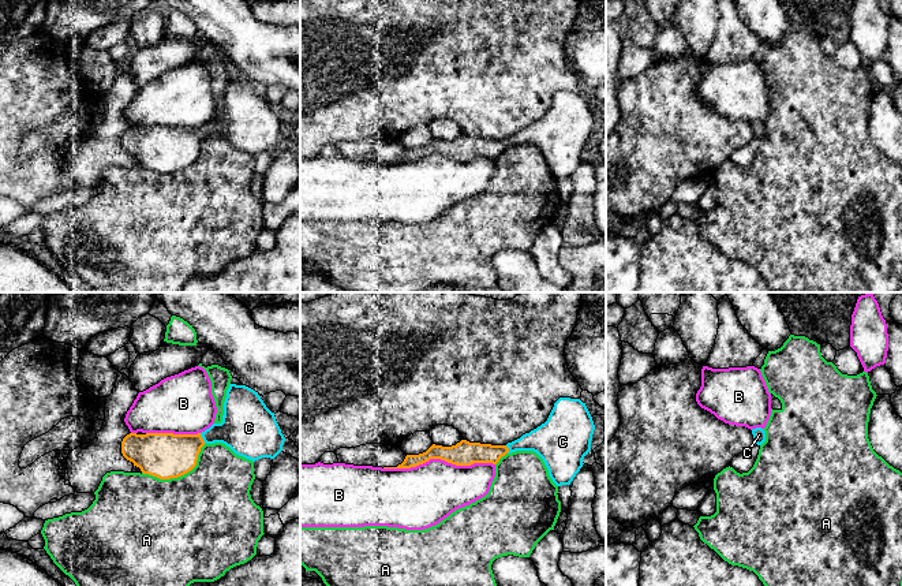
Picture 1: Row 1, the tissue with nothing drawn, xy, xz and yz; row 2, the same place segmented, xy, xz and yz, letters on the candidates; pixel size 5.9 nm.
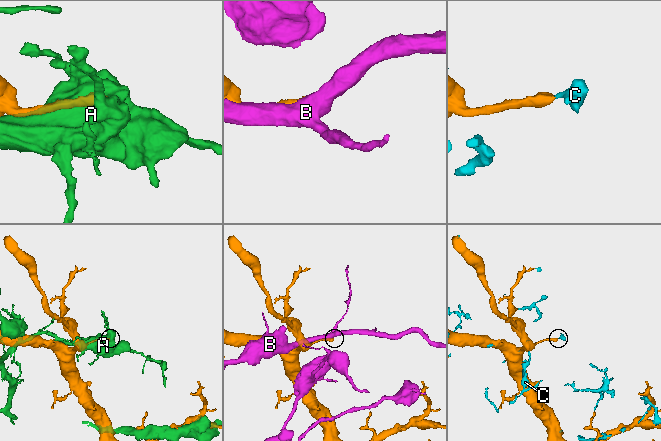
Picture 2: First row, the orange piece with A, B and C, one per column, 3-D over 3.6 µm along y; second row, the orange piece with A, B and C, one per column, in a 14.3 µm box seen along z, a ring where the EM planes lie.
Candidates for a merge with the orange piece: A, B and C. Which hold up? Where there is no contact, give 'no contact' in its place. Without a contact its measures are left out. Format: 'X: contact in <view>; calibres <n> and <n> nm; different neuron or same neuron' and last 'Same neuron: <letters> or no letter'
A: contact in xy; calibres 280 and 500 nm; different neuron
B: contact in xz; calibres 140 and 360 nm; different neuron
C: contact in xy; calibres 280 and 280 nm; same neuron
Same neuron: C

